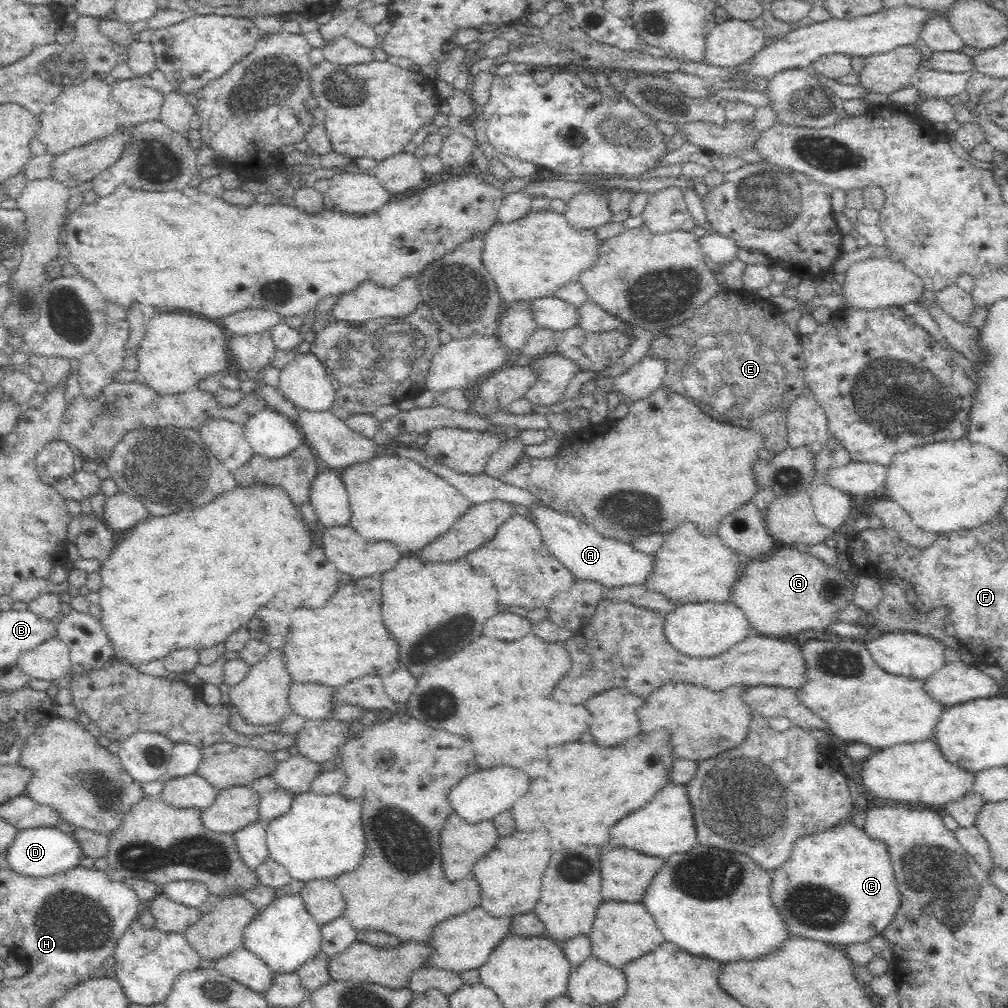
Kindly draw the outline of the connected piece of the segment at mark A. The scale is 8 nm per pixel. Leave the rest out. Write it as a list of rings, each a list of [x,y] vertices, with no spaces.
[[[550,506],[532,508],[530,520],[533,520],[543,533],[544,545],[560,562],[570,570],[578,581],[594,581],[606,588],[641,586],[649,582],[656,570],[656,555],[639,552],[630,544],[601,536],[588,524],[576,517],[560,513]]]

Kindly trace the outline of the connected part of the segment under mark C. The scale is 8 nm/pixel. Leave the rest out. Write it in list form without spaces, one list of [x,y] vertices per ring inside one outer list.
[[[851,820],[796,840],[788,864],[773,870],[770,892],[776,896],[776,904],[780,904],[780,912],[784,912],[788,924],[792,924],[792,936],[820,940],[833,946],[867,941],[883,934],[902,904],[888,846],[882,840],[866,836],[864,829]]]

